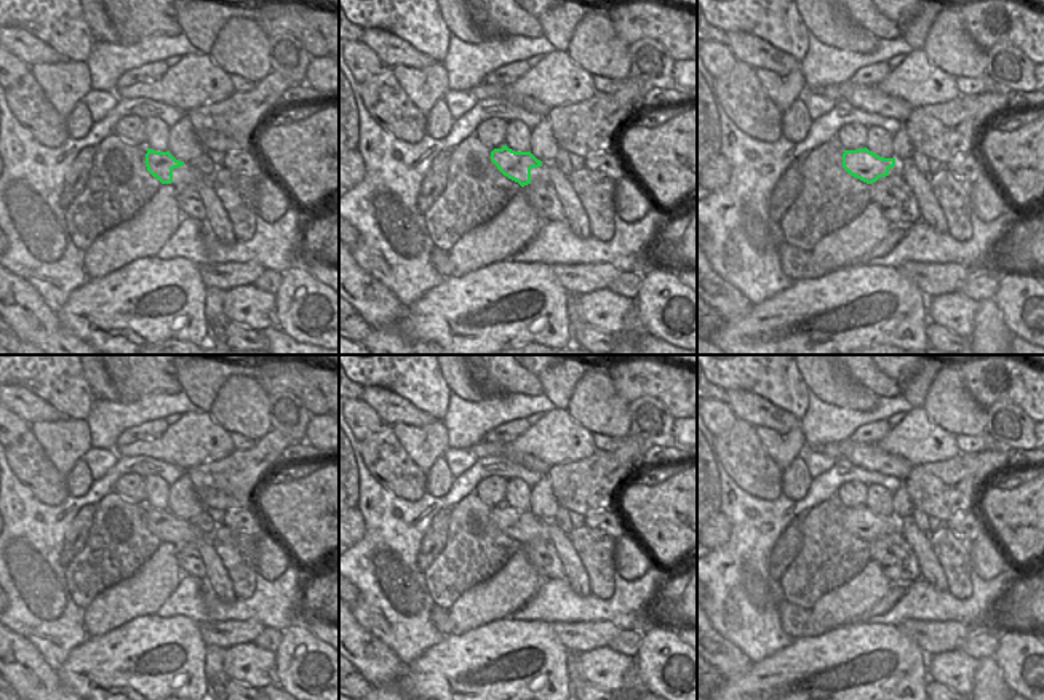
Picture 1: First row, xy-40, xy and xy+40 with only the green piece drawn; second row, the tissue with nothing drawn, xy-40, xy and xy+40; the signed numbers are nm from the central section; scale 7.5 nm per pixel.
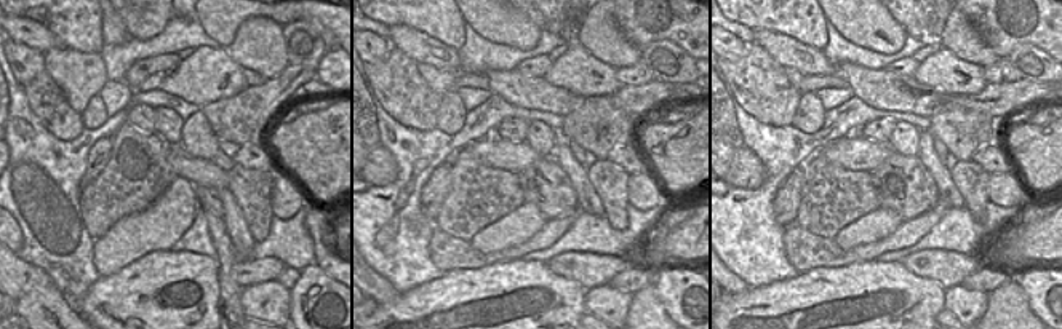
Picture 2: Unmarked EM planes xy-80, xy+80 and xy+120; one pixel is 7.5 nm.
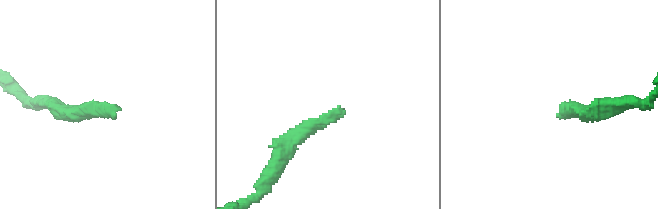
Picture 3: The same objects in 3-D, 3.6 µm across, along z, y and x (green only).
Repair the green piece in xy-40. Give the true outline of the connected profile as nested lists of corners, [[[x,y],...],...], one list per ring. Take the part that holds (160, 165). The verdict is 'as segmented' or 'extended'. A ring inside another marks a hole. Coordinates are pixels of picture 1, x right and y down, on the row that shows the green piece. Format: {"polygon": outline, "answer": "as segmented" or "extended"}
{"polygon": [[[147,149],[145,166],[161,184],[171,184],[176,189],[189,184],[197,185],[203,179],[193,165],[176,160],[169,152]]], "answer": "extended"}

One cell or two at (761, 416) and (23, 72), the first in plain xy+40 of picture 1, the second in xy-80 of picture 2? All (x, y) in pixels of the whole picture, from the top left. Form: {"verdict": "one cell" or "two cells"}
{"verdict": "two cells"}

